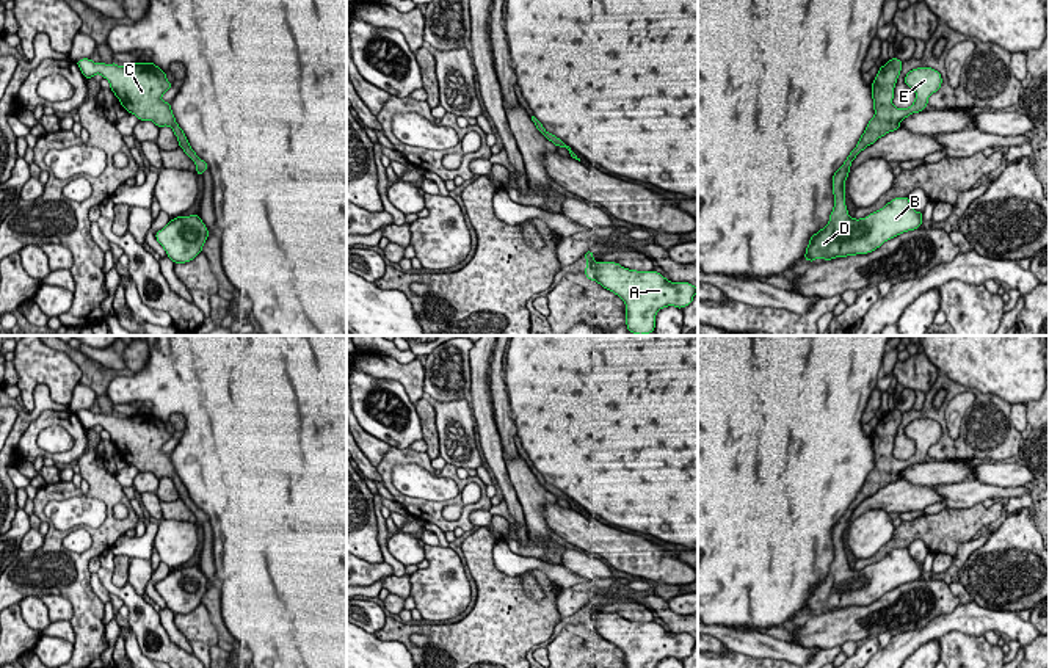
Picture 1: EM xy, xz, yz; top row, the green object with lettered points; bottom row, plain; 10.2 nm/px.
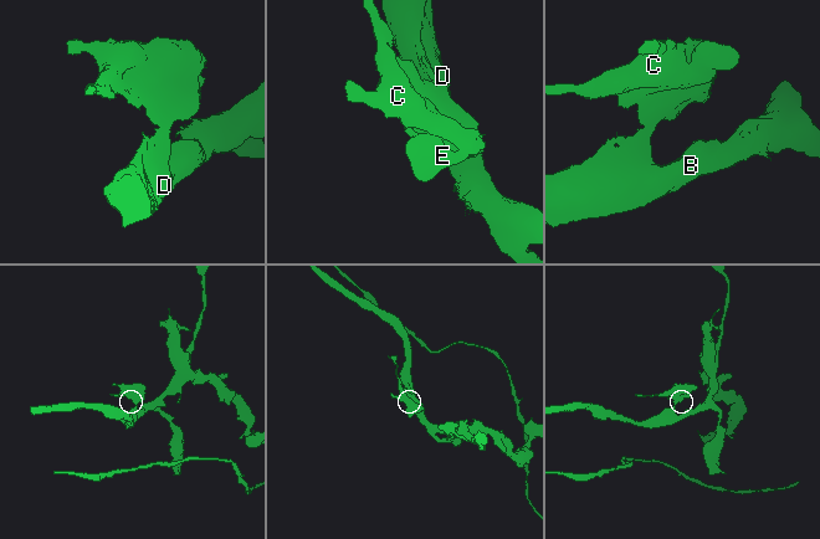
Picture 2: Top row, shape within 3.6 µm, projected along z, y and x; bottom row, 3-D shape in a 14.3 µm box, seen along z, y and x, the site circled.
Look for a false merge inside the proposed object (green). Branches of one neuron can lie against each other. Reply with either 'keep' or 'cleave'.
keep

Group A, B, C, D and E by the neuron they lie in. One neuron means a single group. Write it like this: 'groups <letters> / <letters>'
groups A B C D E

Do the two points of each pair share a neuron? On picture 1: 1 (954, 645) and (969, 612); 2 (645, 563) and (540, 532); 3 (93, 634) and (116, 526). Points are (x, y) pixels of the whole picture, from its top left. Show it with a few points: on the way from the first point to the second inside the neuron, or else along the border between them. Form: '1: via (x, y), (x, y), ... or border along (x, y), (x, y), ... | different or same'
1: border along (983, 634), (966, 635), (947, 631), (938, 638) | different
2: border along (551, 502), (544, 507), (543, 518), (554, 532) | different
3: via (87, 607), (80, 596), (80, 563), (91, 552) | same

